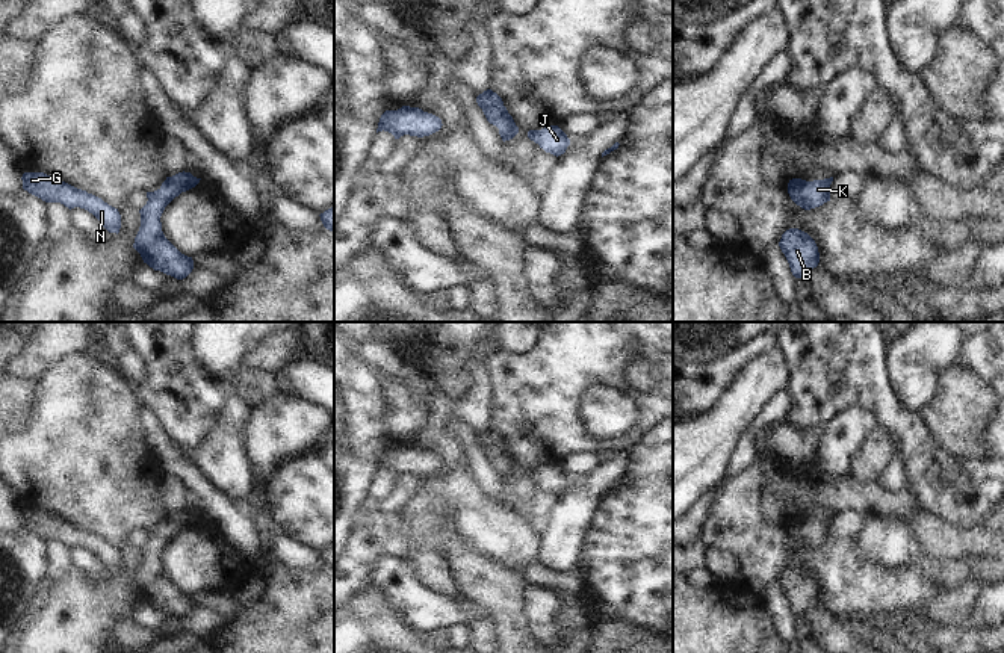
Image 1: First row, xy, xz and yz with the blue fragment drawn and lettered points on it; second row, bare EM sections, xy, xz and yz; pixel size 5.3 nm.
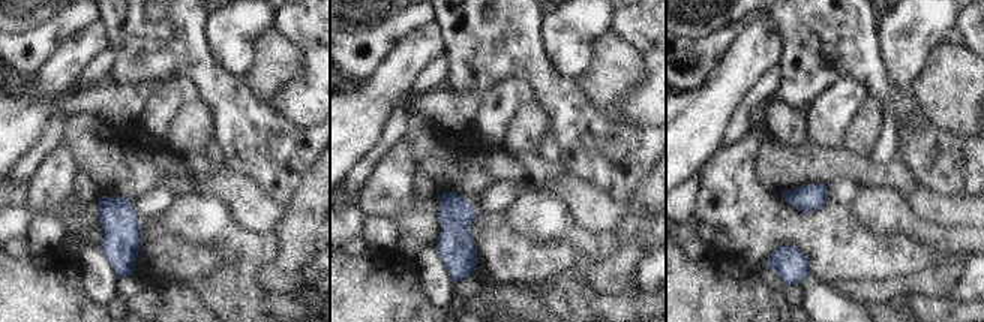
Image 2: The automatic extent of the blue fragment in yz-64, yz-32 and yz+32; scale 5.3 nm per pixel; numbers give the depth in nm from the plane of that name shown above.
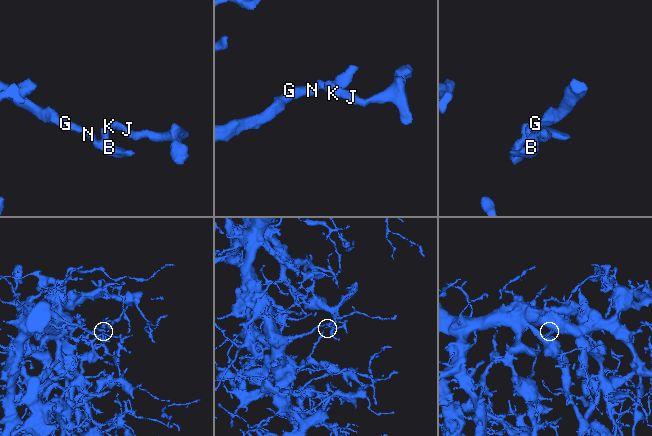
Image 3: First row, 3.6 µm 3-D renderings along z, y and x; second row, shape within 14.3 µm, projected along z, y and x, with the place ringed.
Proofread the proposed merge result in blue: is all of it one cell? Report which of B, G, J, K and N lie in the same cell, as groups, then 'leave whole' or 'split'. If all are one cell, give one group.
groups B G J K N; leave whole

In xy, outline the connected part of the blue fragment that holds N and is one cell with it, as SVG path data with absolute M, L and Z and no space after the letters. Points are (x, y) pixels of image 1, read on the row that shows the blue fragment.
M24 172L23 189L45 203L60 203L70 210L80 207L92 213L109 233L119 233L121 215L101 198L77 189L44 172Z

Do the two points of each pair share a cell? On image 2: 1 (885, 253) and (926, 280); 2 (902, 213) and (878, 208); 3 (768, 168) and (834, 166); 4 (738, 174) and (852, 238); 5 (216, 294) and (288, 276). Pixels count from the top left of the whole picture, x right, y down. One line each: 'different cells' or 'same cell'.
1: different cells
2: same cell
3: same cell
4: same cell
5: different cells

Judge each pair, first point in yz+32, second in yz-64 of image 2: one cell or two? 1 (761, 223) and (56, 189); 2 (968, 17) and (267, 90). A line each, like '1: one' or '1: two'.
1: one
2: two

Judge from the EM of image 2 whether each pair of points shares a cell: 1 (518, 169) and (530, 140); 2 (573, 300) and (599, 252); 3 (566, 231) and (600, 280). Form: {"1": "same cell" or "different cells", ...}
{"1": "different cells", "2": "same cell", "3": "different cells"}

